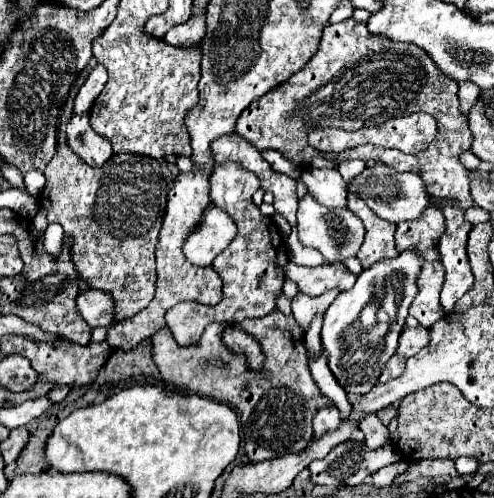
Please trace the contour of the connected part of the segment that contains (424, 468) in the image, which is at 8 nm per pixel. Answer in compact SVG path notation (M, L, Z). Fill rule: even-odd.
M451 458L419 460L415 464L409 464L409 470L401 474L395 482L407 482L417 478L437 478L437 476L455 476L455 460Z

